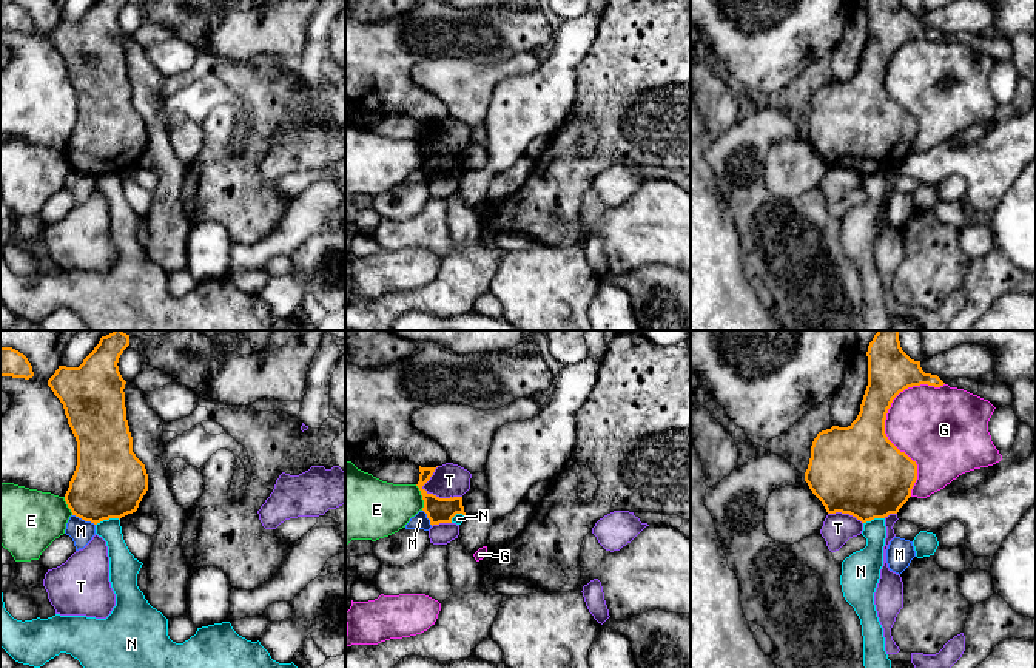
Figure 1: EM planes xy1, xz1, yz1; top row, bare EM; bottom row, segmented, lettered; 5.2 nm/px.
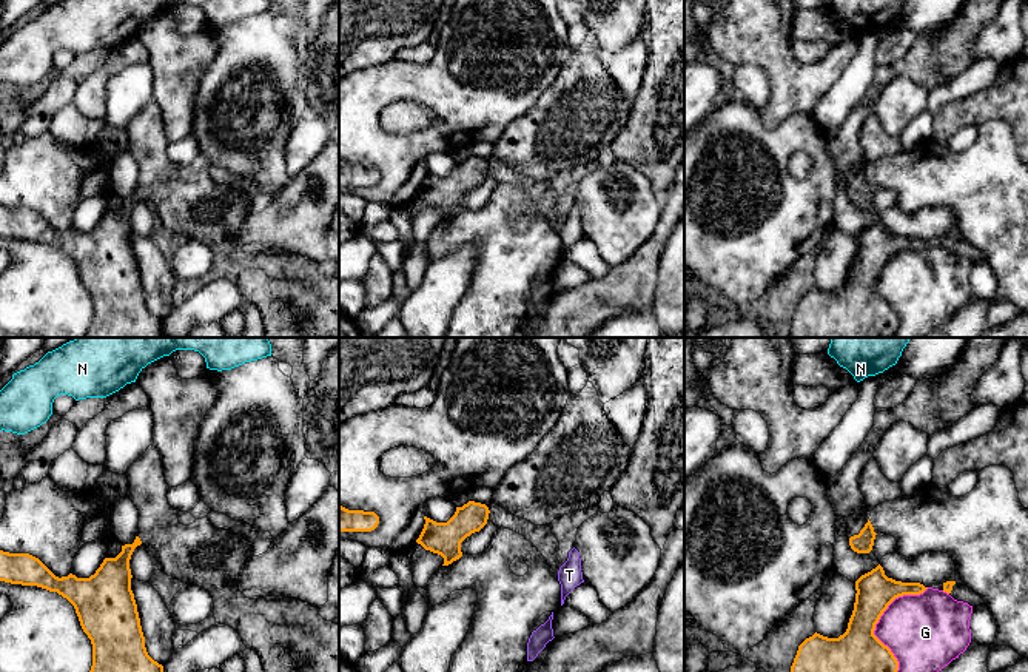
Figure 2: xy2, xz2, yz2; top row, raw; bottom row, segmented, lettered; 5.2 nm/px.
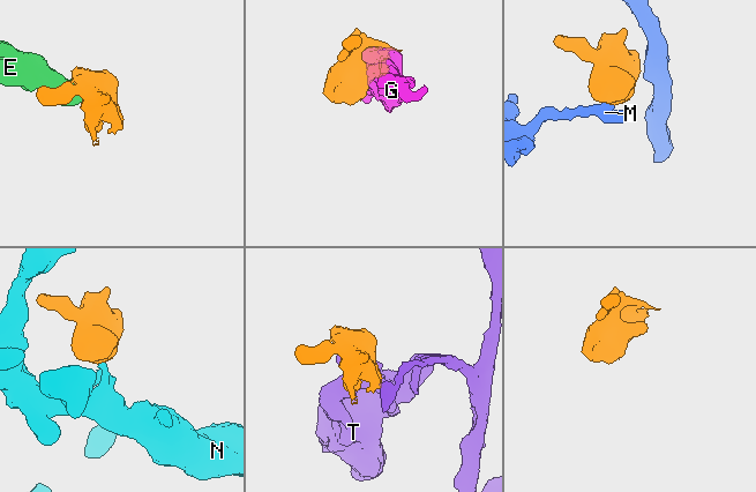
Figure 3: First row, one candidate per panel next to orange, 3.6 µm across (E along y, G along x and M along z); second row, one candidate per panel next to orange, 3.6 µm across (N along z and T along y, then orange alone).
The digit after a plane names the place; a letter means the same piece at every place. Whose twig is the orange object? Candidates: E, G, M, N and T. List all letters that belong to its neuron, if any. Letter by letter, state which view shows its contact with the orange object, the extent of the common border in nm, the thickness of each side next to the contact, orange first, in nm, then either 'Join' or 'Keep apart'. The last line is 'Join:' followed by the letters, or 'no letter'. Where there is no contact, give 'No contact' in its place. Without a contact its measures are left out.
E: Touches orange in xz1. Shared border 140 nm. Thickness 130 nm (orange) against 300 nm. Keep apart
G: Touches orange in yz1. Shared border 600 nm. Thickness 400 nm (orange) against 400 nm. Keep apart
M: Touches orange in xy1. Shared border 130 nm. Thickness 380 nm (orange) against 120 nm. Keep apart
N: Touches orange in xy1. Shared border 130 nm. Thickness 380 nm (orange) against 140 nm. Keep apart
T: Touches orange in xz1. Shared border 220 nm. Thickness 130 nm (orange) against 180 nm. Keep apart
Join: no letter

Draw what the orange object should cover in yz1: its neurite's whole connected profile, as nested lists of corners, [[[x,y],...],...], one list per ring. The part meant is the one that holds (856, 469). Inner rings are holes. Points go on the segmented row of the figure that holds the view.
[[[877,330],[868,346],[868,386],[857,418],[848,427],[832,426],[812,441],[805,481],[828,514],[849,514],[862,523],[897,514],[911,497],[917,464],[900,452],[885,434],[885,420],[893,400],[908,387],[945,383],[925,373],[920,361],[911,359],[900,347],[899,330]]]

